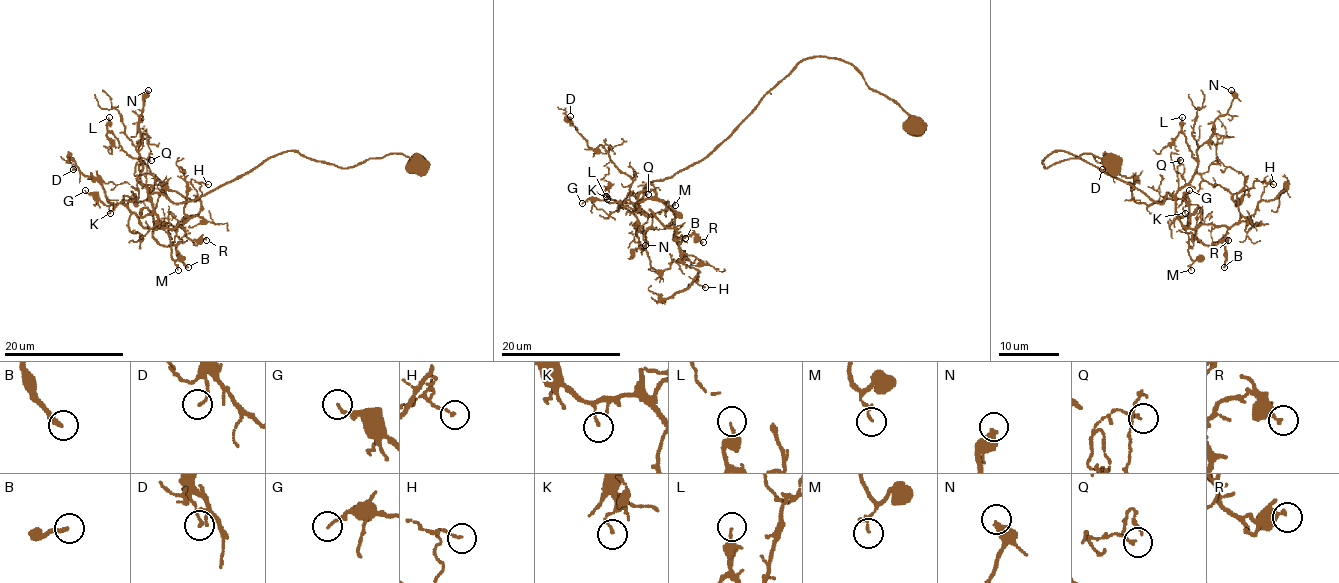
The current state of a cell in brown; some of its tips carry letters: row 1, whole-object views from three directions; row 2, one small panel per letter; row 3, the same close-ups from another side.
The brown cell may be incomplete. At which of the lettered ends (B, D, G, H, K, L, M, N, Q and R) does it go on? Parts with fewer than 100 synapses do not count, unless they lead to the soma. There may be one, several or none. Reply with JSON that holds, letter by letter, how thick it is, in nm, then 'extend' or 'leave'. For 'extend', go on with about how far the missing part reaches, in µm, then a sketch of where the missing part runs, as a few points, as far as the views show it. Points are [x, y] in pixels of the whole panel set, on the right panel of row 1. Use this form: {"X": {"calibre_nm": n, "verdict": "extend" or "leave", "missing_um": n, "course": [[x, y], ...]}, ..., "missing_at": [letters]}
{"B": {"calibre_nm": 240, "verdict": "extend", "missing_um": 40, "course": [[1224, 267], [1209, 273], [1221, 289], [1209, 310], [1210, 331], [1215, 336], [1201, 330]]}, "D": {"calibre_nm": 140, "verdict": "leave"}, "G": {"calibre_nm": 130, "verdict": "leave"}, "H": {"calibre_nm": 120, "verdict": "leave"}, "K": {"calibre_nm": 120, "verdict": "leave"}, "L": {"calibre_nm": 160, "verdict": "leave"}, "M": {"calibre_nm": 160, "verdict": "leave"}, "N": {"calibre_nm": 400, "verdict": "leave"}, "Q": {"calibre_nm": 130, "verdict": "leave"}, "R": {"calibre_nm": 280, "verdict": "leave"}, "missing_at": ["B"]}

